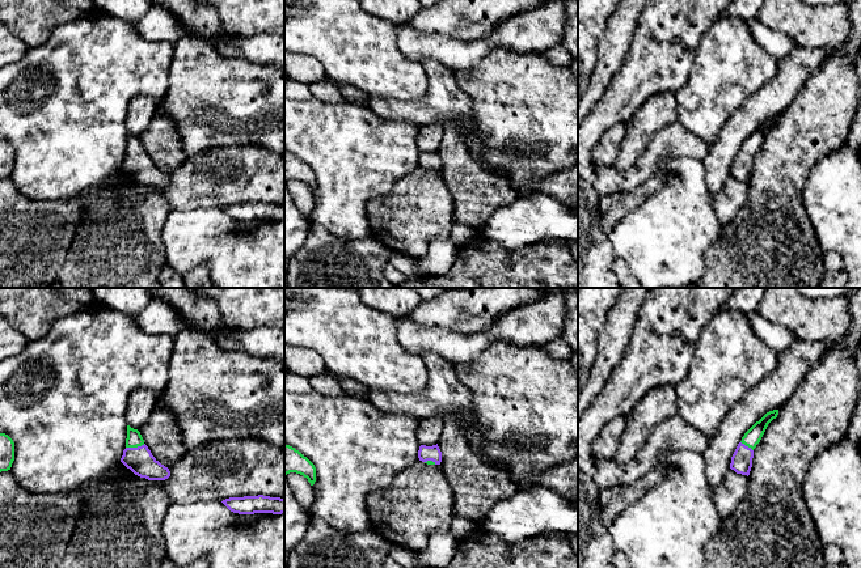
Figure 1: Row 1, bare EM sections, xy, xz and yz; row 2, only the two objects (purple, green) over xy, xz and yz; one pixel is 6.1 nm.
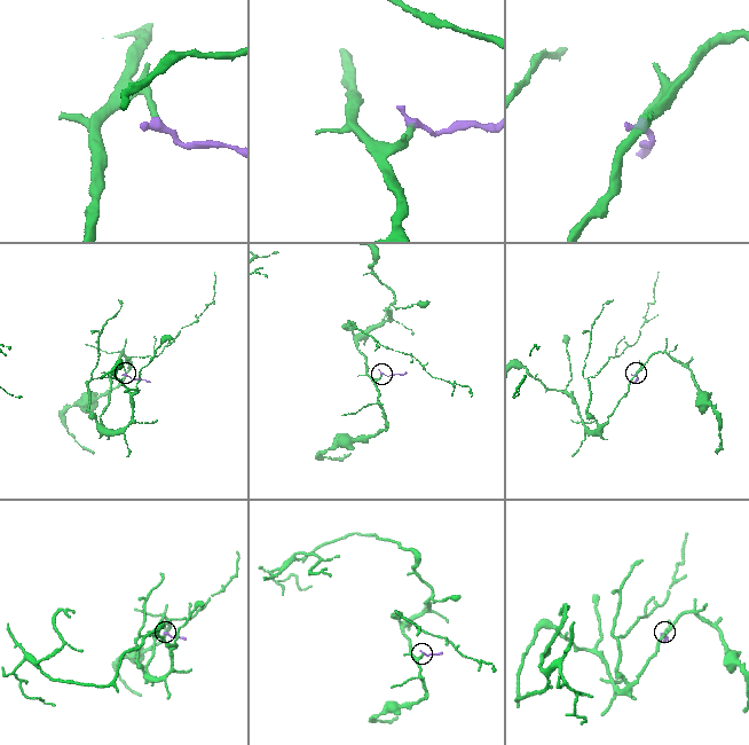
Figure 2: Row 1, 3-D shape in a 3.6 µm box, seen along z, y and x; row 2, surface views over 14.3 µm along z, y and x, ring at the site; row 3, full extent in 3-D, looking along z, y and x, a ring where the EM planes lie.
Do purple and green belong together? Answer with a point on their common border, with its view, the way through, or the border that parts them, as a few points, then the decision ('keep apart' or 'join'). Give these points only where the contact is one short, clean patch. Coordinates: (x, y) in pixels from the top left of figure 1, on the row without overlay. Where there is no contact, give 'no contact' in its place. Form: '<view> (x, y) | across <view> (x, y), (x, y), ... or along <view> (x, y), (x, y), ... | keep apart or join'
xy (135, 155) | across xy (140, 168), (136, 164), (135, 155), (134, 145) | join

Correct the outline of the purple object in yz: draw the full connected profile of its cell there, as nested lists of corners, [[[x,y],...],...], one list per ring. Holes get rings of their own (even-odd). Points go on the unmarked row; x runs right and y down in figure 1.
[[[778,116],[767,119],[759,128],[756,128],[742,144],[733,164],[730,175],[737,181],[750,182],[752,174],[754,156],[760,149],[768,131],[776,126]]]

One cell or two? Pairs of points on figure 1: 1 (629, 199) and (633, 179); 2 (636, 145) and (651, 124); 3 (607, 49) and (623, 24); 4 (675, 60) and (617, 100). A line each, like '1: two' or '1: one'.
1: two
2: one
3: one
4: one

